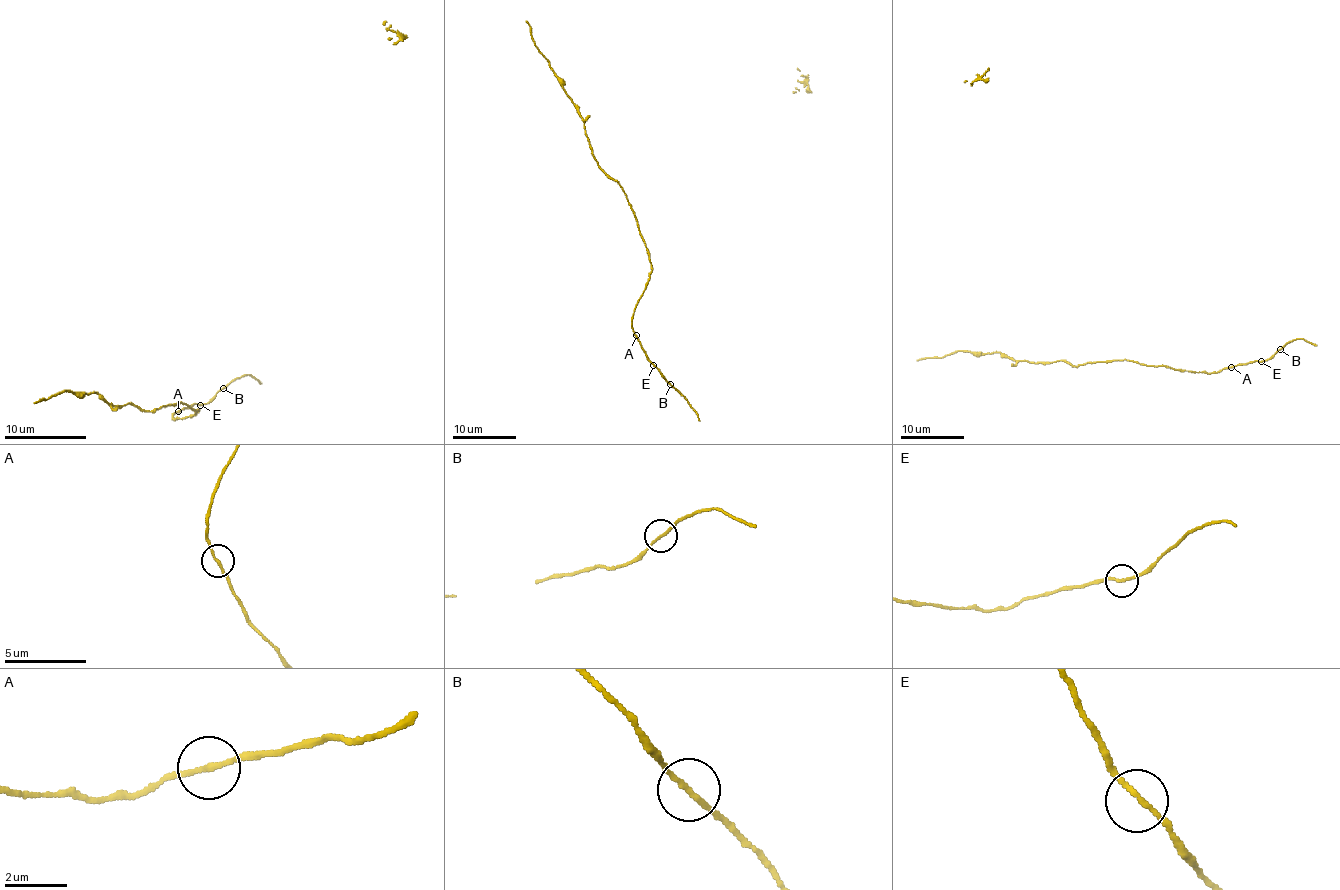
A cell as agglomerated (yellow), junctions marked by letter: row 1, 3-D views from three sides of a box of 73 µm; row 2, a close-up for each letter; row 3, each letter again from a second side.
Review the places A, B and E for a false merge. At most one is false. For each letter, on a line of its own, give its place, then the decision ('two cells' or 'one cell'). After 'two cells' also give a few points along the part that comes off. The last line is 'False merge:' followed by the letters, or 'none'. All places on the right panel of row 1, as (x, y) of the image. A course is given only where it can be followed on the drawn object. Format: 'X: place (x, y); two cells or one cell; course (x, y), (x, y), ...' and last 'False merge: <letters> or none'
A: place (1231, 367); one cell
B: place (1280, 349); one cell
E: place (1261, 361); one cell
False merge: none

